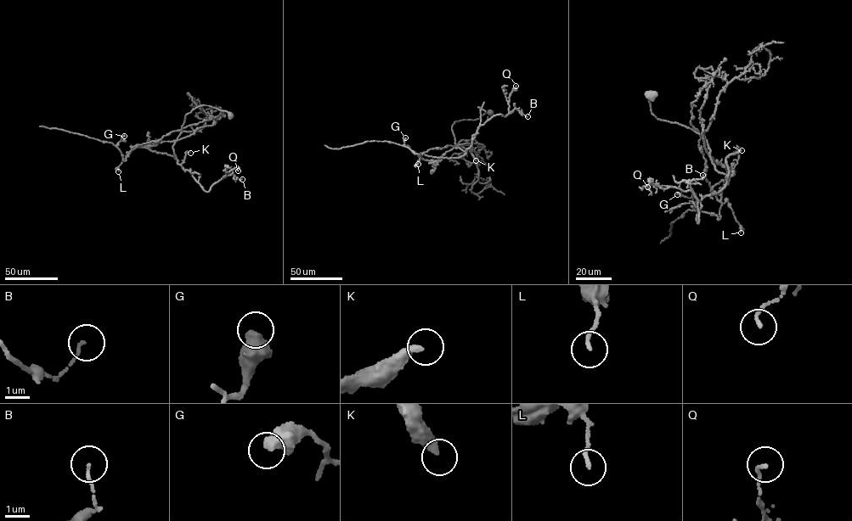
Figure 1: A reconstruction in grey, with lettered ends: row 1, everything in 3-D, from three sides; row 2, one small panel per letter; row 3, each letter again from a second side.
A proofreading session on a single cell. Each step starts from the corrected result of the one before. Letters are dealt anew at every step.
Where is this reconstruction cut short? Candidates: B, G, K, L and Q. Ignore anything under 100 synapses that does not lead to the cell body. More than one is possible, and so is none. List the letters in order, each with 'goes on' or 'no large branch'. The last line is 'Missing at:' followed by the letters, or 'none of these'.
B: no large branch
G: no large branch
K: goes on
L: no large branch
Q: no large branch
Missing at: K

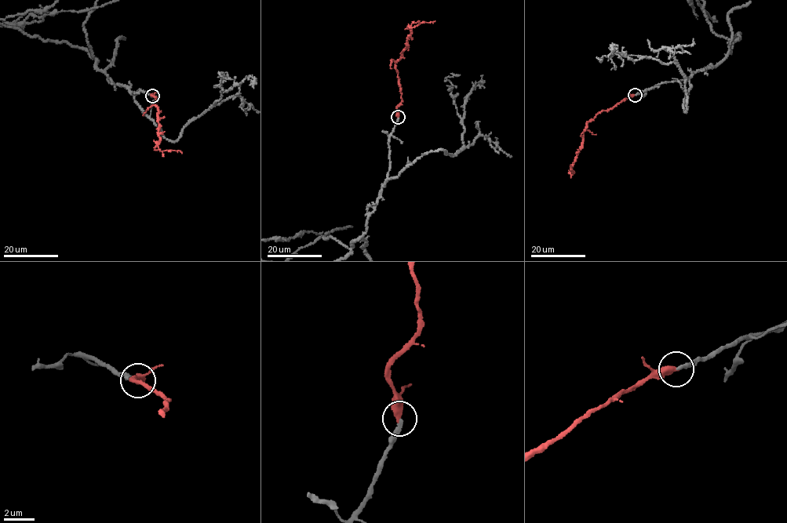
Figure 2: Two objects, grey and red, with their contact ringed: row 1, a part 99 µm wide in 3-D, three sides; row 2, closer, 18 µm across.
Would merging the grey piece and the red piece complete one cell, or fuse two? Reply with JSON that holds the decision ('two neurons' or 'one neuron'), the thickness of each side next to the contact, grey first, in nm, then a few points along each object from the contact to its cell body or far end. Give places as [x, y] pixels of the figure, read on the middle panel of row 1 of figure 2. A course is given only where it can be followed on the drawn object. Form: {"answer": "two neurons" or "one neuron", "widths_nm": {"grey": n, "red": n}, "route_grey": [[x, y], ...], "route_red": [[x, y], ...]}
{"answer": "one neuron", "widths_nm": {"grey": 240, "red": 480}, "route_red": [[398, 117], [396, 109], [402, 94], [395, 63], [412, 33], [409, 26], [435, 21]]}

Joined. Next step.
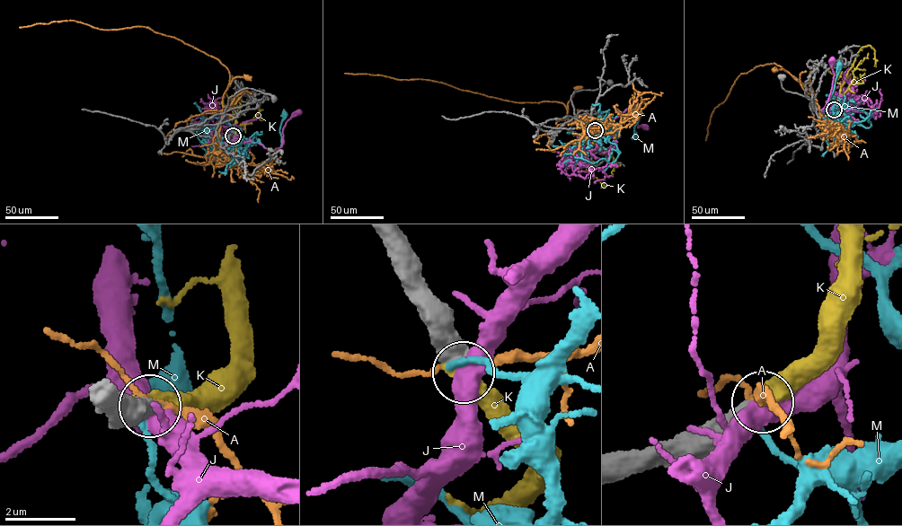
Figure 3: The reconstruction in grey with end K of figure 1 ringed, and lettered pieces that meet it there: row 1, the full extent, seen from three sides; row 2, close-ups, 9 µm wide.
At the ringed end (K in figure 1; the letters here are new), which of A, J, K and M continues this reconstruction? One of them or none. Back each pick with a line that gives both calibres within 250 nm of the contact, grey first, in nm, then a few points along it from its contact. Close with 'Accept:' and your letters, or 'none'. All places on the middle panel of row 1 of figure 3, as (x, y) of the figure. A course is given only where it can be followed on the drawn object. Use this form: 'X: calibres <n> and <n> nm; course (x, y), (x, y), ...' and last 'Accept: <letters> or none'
K: calibres 550 and 400 nm; course (595, 130), (596, 134), (587, 153), (586, 168), (603, 187), (605, 183), (600, 182)
Accept: K

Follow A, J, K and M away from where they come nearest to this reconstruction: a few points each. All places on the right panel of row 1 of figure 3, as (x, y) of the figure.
A: (834, 109), (835, 131), (822, 118), (815, 95), (787, 71), (774, 69)
J: (834, 109), (823, 112), (821, 109), (832, 87), (834, 74), (831, 60)
K: (834, 109), (841, 86), (862, 47), (869, 45), (874, 48), (874, 65)
M: (834, 109), (834, 114), (832, 109), (826, 109), (826, 105), (824, 112), (839, 65)

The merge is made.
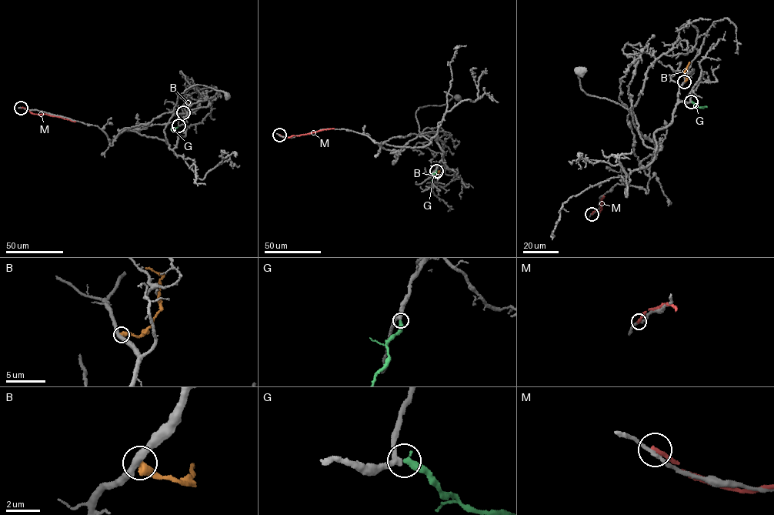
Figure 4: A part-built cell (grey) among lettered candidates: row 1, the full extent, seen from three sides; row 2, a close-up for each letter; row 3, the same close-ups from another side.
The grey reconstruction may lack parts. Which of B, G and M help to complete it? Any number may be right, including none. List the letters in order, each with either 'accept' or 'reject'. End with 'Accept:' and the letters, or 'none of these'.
B: reject
G: accept
M: reject
Accept: G

